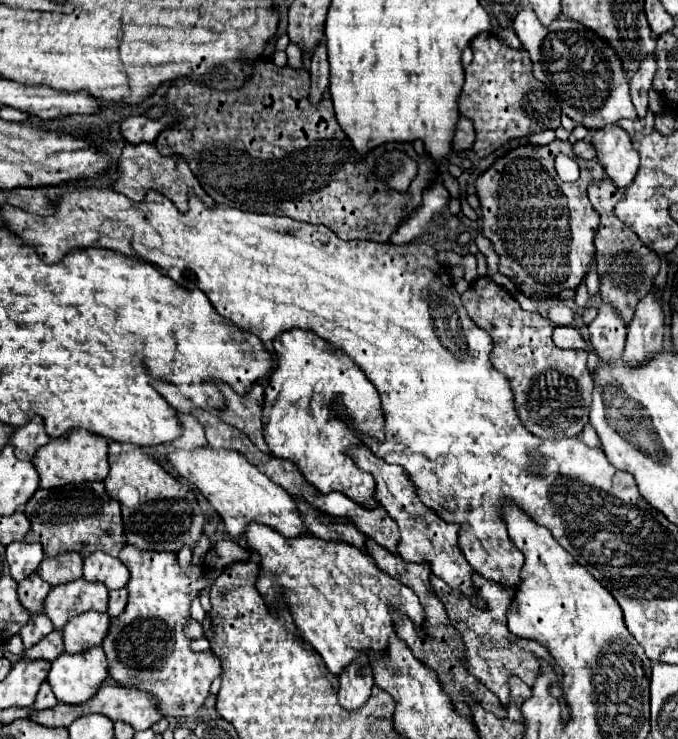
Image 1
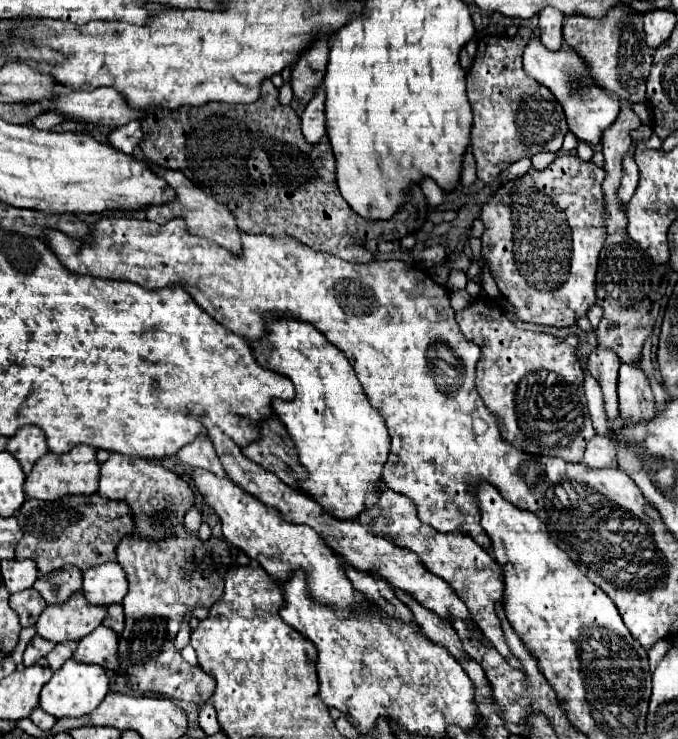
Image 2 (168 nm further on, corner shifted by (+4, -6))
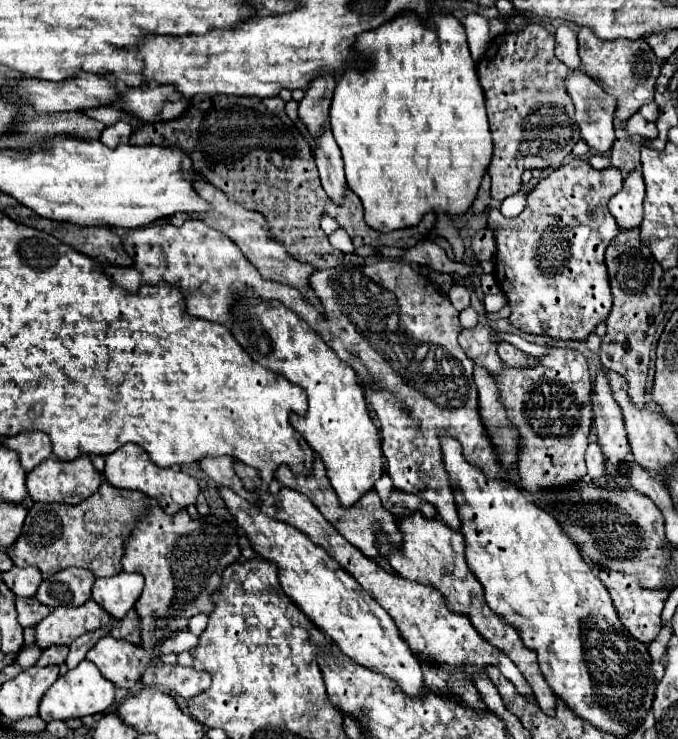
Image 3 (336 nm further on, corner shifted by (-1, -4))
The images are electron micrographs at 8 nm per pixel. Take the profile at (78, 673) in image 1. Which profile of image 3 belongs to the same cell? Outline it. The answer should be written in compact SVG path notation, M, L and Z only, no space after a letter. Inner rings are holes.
M82 660L74 670L68 670L48 688L48 692L40 702L38 716L50 722L50 720L70 720L70 718L90 716L96 712L106 712L114 702L114 688L116 686L110 680L106 680L92 662Z

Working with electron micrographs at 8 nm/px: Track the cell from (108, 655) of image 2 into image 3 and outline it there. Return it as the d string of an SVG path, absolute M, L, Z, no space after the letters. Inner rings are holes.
M102 636L86 654L86 660L94 662L110 682L128 690L136 688L148 658L148 652L140 646L128 644L126 640L116 640L112 636Z

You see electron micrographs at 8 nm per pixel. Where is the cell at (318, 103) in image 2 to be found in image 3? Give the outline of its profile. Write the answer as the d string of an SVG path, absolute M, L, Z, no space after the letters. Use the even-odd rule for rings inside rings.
M324 126L320 136L316 138L314 158L316 158L318 172L320 172L322 188L334 202L340 202L344 198L344 188L346 188L344 164L342 164L340 148L336 146L336 140L328 126Z

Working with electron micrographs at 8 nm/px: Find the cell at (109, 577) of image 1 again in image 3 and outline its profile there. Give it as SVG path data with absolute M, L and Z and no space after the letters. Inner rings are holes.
M120 572L108 578L96 578L92 598L114 618L122 618L142 594L144 578L138 572Z

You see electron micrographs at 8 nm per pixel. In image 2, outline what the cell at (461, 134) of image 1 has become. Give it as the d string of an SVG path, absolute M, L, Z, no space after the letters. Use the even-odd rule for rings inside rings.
M471 150L465 154L465 162L463 162L463 174L461 174L461 184L463 186L471 186L475 182L475 158L471 154Z

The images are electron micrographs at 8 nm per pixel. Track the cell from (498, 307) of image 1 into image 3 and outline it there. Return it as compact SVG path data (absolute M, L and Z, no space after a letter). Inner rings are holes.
M478 324L462 330L458 342L478 366L490 372L500 388L500 402L508 410L508 420L516 428L520 440L518 474L522 488L536 494L540 488L554 488L580 480L580 476L586 474L584 452L592 430L592 380L584 354L570 348L544 346L546 354L540 356L534 366L512 368L498 356L498 344L494 342L498 332L498 328Z

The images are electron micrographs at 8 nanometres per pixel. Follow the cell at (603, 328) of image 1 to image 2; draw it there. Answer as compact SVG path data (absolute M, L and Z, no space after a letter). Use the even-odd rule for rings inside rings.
M597 346L589 360L587 360L587 372L599 382L603 400L605 400L605 412L609 420L619 418L619 406L617 406L617 370L619 370L619 358L611 350L603 350Z

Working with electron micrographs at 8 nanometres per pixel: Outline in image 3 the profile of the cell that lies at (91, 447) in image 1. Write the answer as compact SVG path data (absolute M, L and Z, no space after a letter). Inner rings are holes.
M88 454L80 456L76 460L70 460L70 462L60 462L56 458L48 458L48 460L44 460L44 464L38 464L26 476L26 488L28 488L28 494L34 502L78 504L78 502L84 502L86 498L90 498L98 490L100 482L102 482L102 476L94 468L92 458Z

